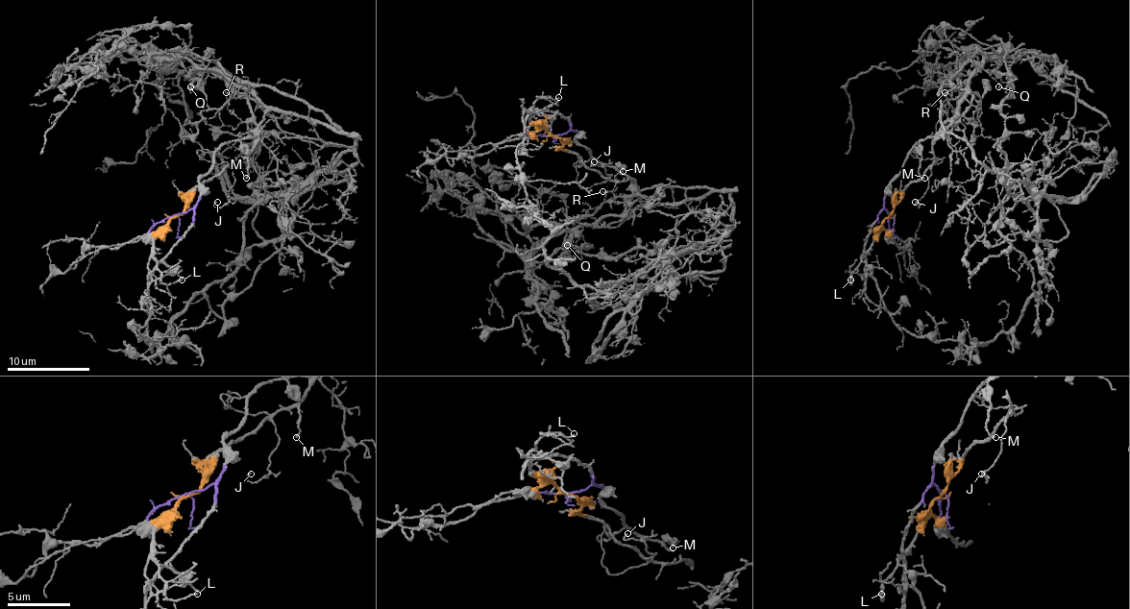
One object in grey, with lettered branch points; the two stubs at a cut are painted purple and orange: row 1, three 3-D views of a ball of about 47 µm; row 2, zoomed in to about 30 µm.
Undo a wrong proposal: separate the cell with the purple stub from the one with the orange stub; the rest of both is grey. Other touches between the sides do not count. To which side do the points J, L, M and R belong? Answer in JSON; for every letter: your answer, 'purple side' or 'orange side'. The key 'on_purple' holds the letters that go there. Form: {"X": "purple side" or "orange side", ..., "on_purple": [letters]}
{"J": "orange side", "L": "orange side", "M": "purple side", "R": "orange side", "on_purple": ["M"]}

